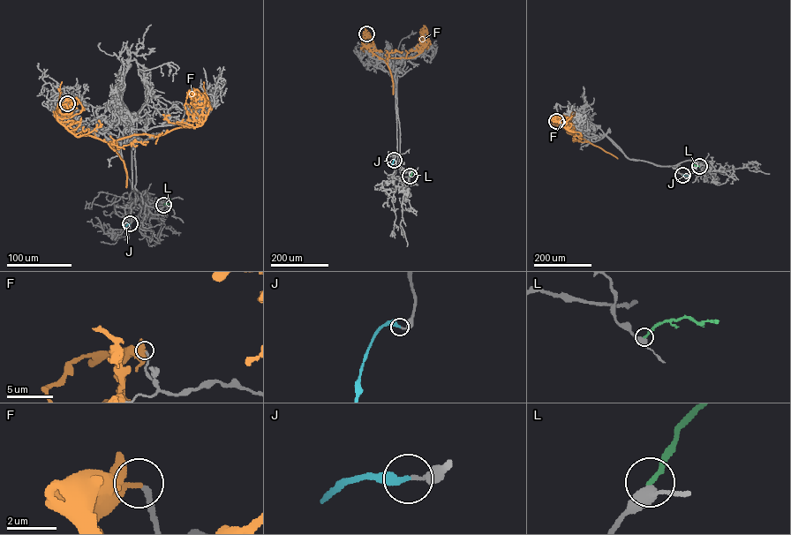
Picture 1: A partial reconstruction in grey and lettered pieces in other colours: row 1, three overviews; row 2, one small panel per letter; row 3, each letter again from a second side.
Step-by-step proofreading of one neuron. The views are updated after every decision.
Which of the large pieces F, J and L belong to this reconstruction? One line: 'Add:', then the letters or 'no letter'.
Add: J

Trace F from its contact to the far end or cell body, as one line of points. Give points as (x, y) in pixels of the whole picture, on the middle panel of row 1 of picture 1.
F: (366, 33), (363, 43), (384, 59), (412, 57), (419, 53), (428, 42), (425, 30), (422, 32), (424, 48)

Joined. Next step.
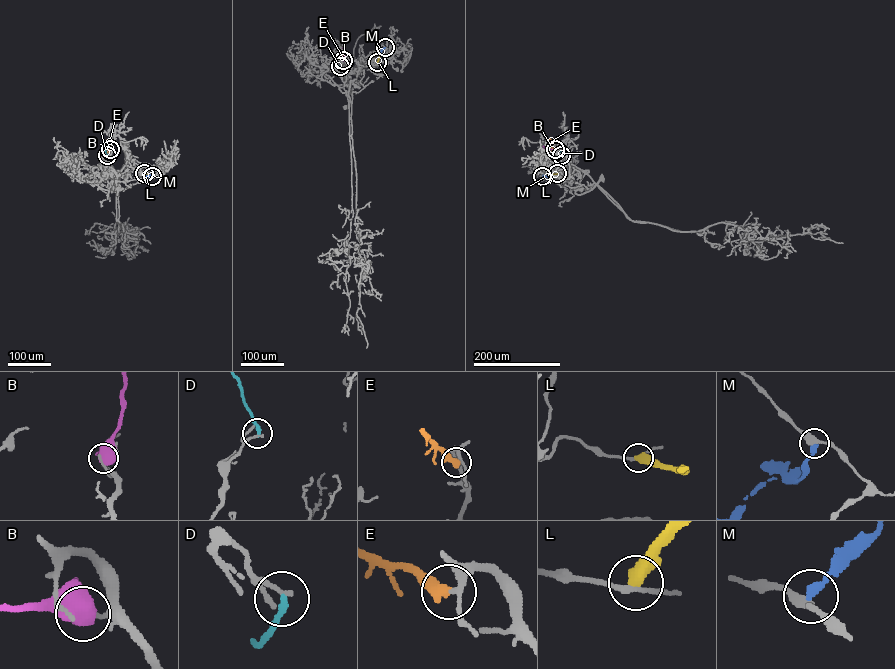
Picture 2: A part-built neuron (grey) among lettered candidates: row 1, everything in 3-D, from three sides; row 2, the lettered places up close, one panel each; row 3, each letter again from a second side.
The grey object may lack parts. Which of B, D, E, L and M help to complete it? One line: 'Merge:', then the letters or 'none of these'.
Merge: E

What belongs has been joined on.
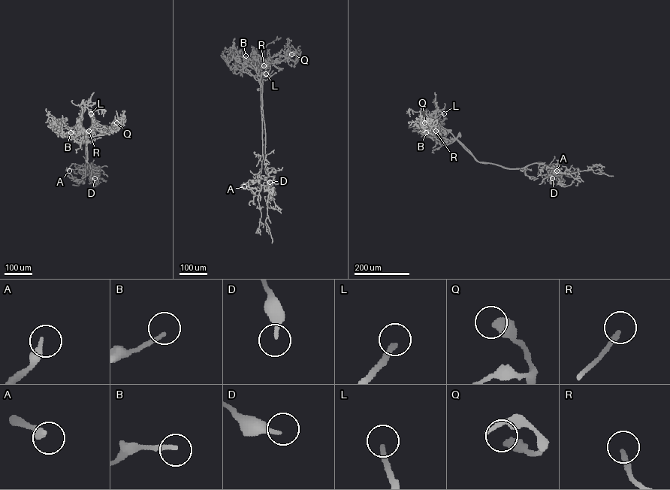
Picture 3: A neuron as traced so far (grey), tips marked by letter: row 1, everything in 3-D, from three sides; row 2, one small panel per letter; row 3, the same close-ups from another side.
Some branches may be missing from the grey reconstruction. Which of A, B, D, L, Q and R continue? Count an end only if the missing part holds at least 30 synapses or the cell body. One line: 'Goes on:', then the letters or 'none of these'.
Goes on: L, R

